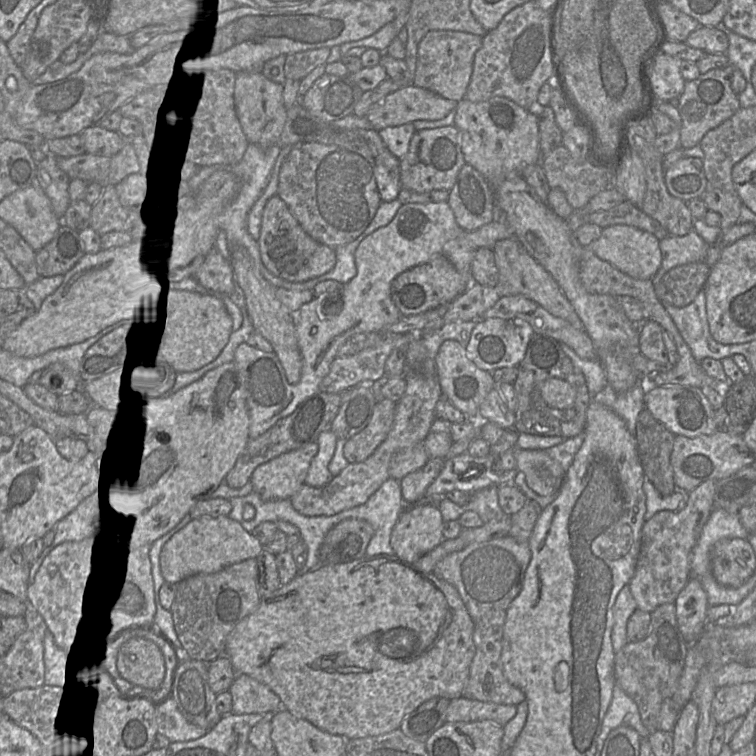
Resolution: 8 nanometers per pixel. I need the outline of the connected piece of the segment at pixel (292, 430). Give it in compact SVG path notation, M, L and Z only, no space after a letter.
M318 392L298 404L296 409L288 416L278 420L266 432L254 439L249 439L245 448L238 456L235 465L225 477L225 482L230 488L243 487L259 465L271 459L299 449L307 444L317 441L319 434L330 430L332 421L341 405L342 393Z

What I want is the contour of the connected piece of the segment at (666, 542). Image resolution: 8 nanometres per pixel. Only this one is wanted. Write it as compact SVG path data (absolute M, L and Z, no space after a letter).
M705 481L689 492L688 500L682 508L659 511L644 522L636 569L629 582L638 609L651 613L659 605L674 603L686 585L690 578L692 550L713 510L716 481Z

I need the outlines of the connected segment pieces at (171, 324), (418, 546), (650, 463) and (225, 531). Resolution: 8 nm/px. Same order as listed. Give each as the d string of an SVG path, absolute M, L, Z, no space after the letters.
M168 290L157 302L162 311L159 356L175 373L199 370L220 354L232 333L232 319L221 300L188 290Z
M415 503L395 523L390 546L398 558L414 563L443 542L443 525L439 508L433 503Z
M647 409L639 414L635 429L638 455L644 474L663 496L676 490L670 462L675 436Z
M202 516L191 520L164 544L159 558L160 571L166 583L178 584L188 577L216 573L232 564L256 558L263 549L256 537L228 516Z

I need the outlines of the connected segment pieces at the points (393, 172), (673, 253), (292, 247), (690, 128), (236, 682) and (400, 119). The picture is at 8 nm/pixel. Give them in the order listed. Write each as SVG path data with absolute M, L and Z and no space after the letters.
M386 147L377 156L375 179L380 198L384 202L397 199L400 191L400 160Z
M695 231L683 236L668 235L659 241L662 263L651 278L653 285L658 284L670 269L692 262L705 261L709 244Z
M277 195L265 204L257 239L260 258L273 275L290 282L303 282L321 276L336 263L335 248L317 242L301 227L286 203Z
M732 67L712 69L695 80L686 81L684 91L675 103L681 116L680 147L695 147L700 144L707 132L741 108L739 97L732 90Z
M236 674L229 692L232 713L272 715L281 708L281 700L268 686L246 674Z
M410 84L374 104L365 117L372 129L380 131L416 120L440 120L455 109L456 104L456 101Z

